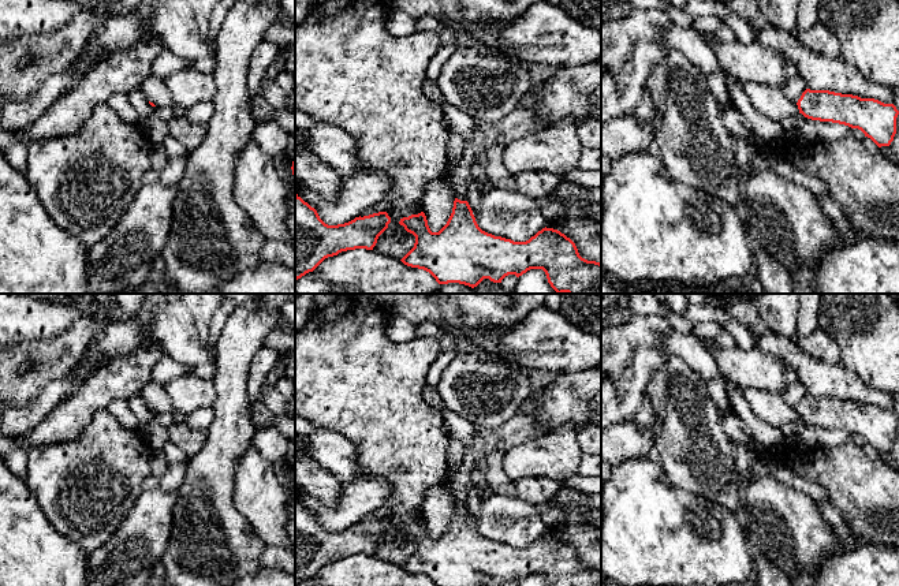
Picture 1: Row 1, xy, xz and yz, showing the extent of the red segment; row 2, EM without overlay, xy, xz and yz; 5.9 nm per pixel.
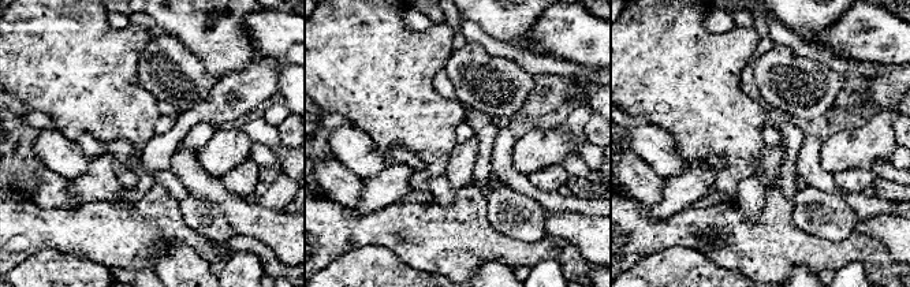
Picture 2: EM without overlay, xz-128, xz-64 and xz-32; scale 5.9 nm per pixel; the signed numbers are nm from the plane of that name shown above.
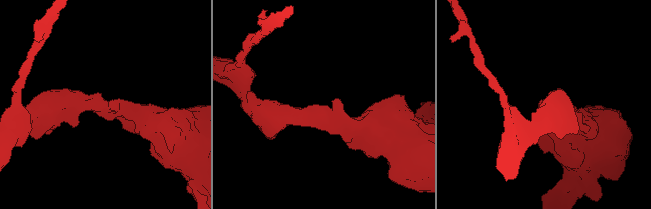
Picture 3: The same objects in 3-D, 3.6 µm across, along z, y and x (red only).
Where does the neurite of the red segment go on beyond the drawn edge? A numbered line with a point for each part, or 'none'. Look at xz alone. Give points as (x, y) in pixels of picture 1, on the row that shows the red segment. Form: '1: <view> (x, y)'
none

